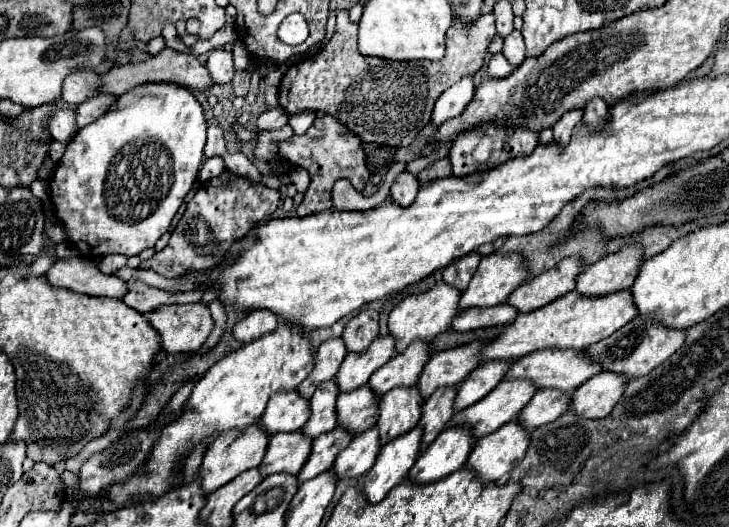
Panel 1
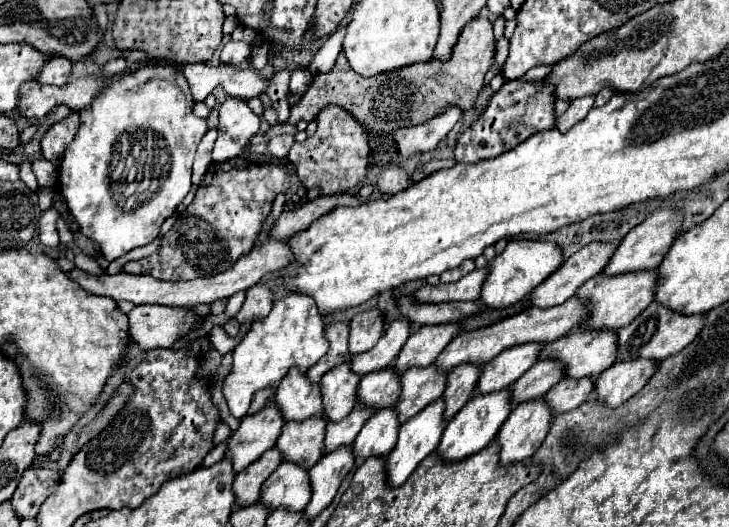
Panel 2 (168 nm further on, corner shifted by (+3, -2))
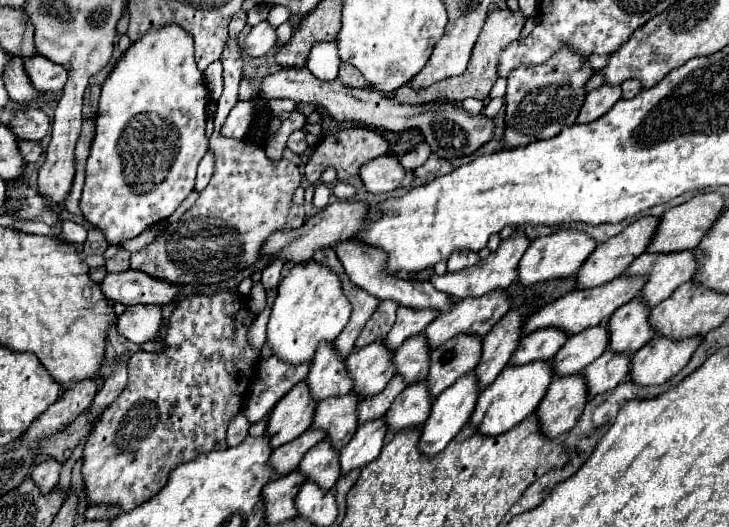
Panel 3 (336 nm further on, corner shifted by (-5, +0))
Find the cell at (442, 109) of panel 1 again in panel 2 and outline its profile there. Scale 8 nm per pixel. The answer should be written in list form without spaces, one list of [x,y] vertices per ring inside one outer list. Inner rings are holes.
[[[452,107],[436,117],[428,119],[422,125],[412,125],[412,127],[400,127],[394,131],[394,139],[398,143],[398,153],[402,159],[410,159],[418,153],[428,153],[438,147],[438,143],[452,131],[452,127],[458,123],[462,117],[462,111]]]

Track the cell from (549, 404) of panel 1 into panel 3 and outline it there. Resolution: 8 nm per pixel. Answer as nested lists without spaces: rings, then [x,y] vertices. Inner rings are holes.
[[[606,351],[584,367],[580,375],[584,377],[588,393],[594,397],[622,383],[626,379],[626,363],[630,363],[630,355],[610,355],[610,351]]]

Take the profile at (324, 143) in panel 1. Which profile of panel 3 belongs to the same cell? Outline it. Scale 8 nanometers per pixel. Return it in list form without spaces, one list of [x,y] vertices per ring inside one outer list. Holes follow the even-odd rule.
[[[348,127],[348,129],[340,129],[332,135],[326,135],[314,149],[310,161],[306,163],[306,169],[304,169],[304,175],[308,179],[308,183],[316,185],[320,181],[320,175],[326,167],[334,167],[338,171],[338,181],[346,181],[348,177],[352,175],[358,175],[360,167],[364,163],[368,163],[370,159],[376,159],[380,155],[388,153],[388,141],[376,131],[376,129],[370,129],[370,127]]]

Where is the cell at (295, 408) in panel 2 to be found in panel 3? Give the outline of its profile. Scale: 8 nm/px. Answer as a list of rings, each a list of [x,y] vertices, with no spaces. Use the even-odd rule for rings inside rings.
[[[322,343],[322,347],[318,347],[304,379],[312,399],[316,401],[350,393],[350,379],[346,379],[346,369],[342,367],[344,359],[334,359],[334,351],[330,351],[330,347],[332,343]]]

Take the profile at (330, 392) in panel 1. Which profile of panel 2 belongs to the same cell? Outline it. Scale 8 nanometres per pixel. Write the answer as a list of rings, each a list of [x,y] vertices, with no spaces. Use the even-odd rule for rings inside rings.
[[[350,361],[336,365],[322,377],[320,387],[324,399],[324,415],[330,421],[342,421],[354,409],[354,393],[360,379],[362,377],[350,369]]]

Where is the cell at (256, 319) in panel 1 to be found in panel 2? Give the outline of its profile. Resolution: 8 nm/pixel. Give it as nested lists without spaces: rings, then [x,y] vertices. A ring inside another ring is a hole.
[[[264,283],[254,285],[246,291],[246,301],[244,301],[242,309],[232,319],[236,319],[238,323],[258,321],[258,319],[266,317],[266,313],[272,307],[272,301],[274,301],[274,297],[272,297],[272,291],[268,285],[264,285]]]

